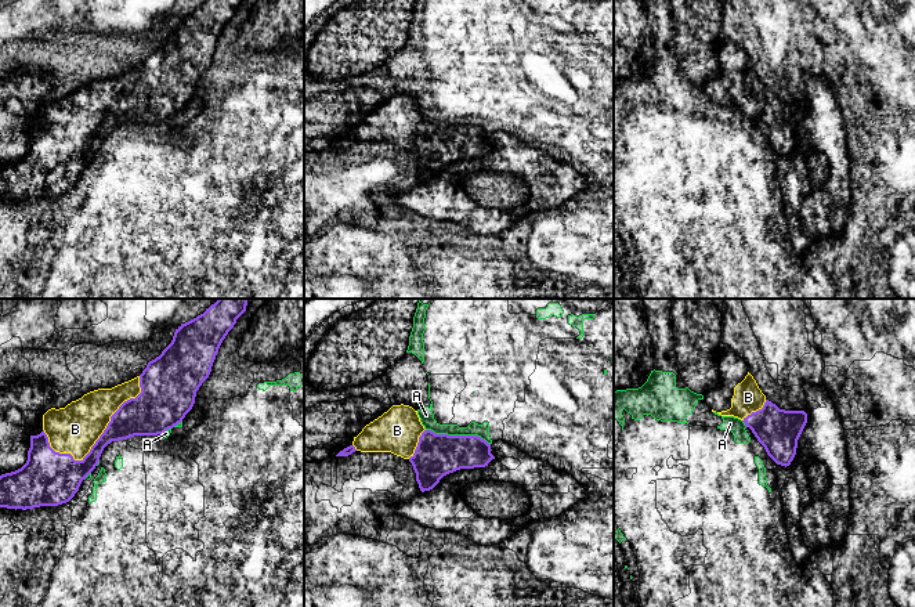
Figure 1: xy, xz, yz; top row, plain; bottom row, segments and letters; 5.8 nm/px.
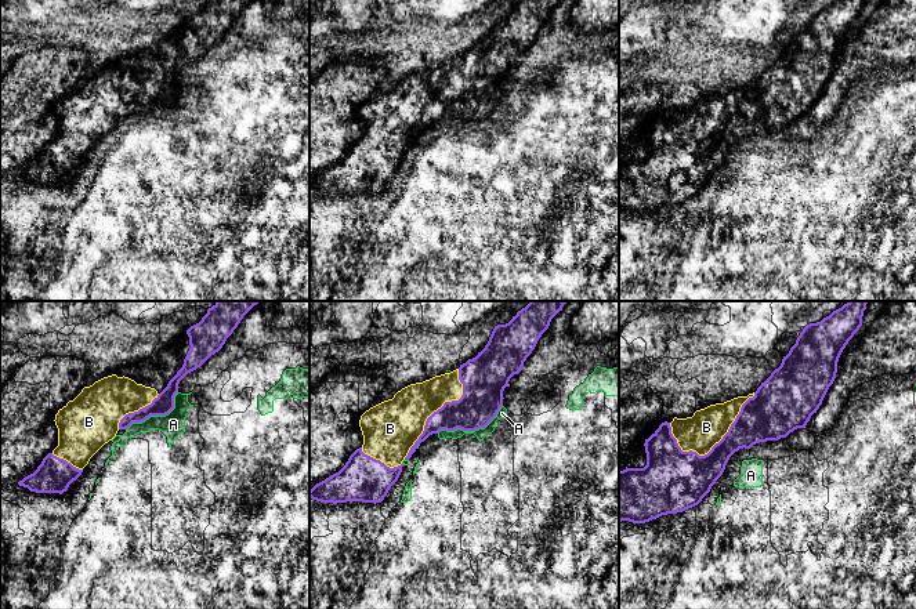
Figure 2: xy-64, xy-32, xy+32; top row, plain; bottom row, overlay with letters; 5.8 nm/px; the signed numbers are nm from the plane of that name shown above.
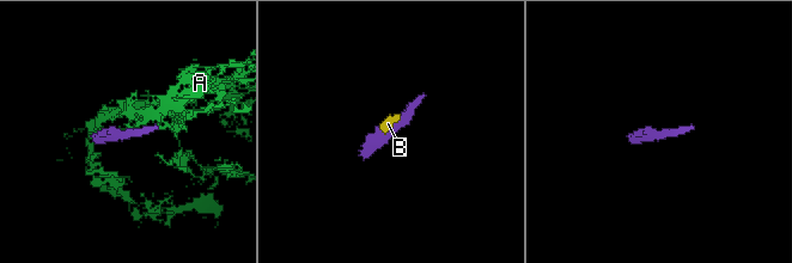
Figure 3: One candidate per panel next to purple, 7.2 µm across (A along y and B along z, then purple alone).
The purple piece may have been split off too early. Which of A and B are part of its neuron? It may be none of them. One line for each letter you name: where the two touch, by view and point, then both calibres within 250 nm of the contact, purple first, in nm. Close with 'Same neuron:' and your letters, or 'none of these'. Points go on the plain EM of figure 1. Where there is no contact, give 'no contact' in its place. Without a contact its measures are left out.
B: contact xy (104, 122); calibres 220 and 280 nm
Same neuron: B

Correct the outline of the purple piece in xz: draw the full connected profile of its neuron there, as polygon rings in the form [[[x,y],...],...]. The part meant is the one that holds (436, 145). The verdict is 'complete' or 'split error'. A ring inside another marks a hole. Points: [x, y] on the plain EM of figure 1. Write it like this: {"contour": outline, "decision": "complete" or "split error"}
{"contour": [[[393,95],[366,115],[350,137],[336,147],[361,142],[391,142],[408,149],[422,183],[460,159],[485,158],[495,149],[491,134],[478,126],[448,126],[426,120],[417,101],[409,95]]], "decision": "split error"}

